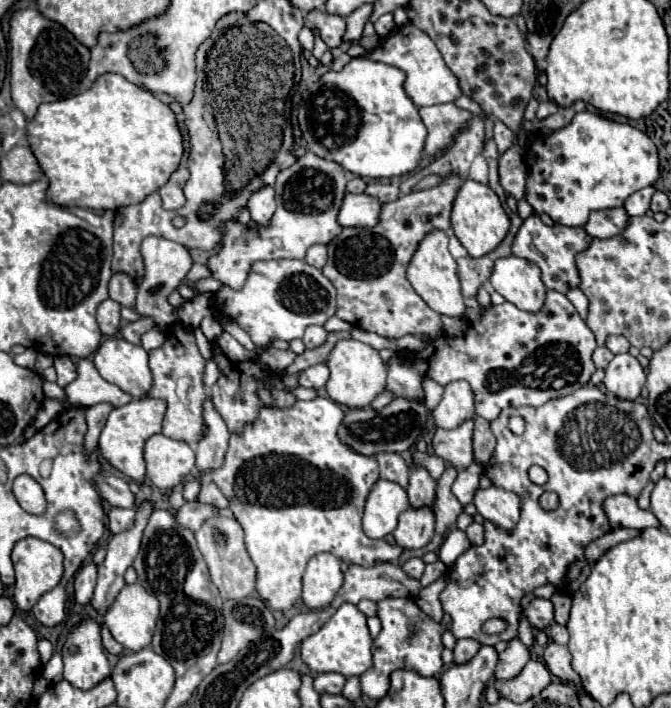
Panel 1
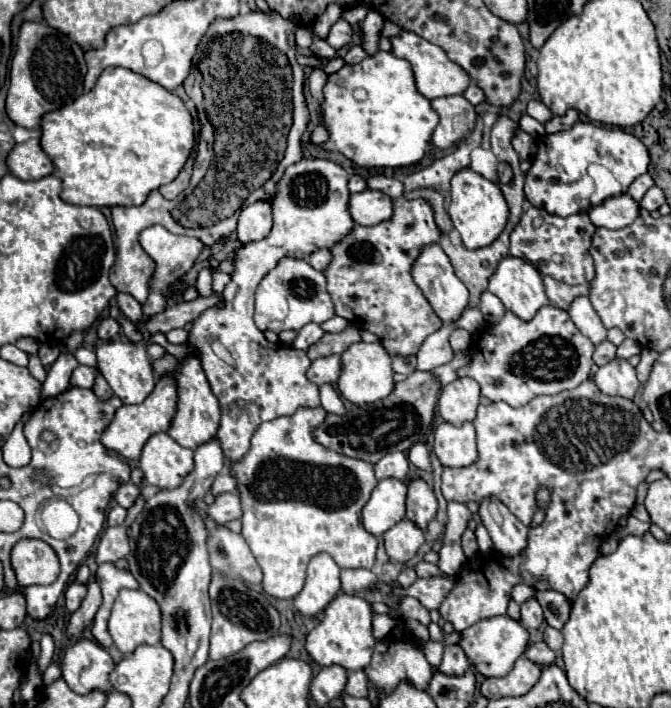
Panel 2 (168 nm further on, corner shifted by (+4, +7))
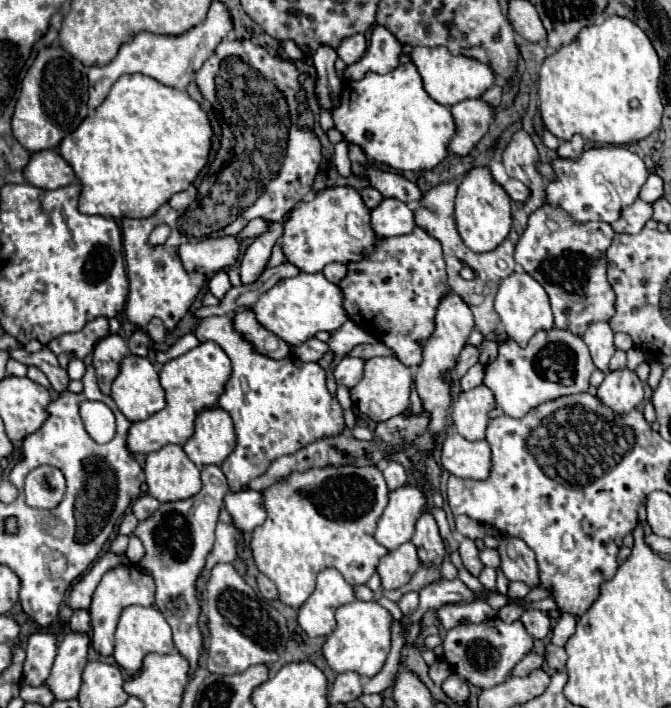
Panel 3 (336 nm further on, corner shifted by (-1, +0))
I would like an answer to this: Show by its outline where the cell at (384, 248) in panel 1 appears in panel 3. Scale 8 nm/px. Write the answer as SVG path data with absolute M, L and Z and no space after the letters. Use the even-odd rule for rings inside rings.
M416 227L412 233L402 237L380 239L374 253L366 255L358 263L348 263L348 275L342 279L340 289L344 293L344 309L348 317L354 323L358 323L362 329L372 333L376 339L386 343L406 367L416 369L422 361L420 341L432 335L436 307L450 293L450 287L446 283L446 265L444 265L442 245L438 239L430 237L420 227Z

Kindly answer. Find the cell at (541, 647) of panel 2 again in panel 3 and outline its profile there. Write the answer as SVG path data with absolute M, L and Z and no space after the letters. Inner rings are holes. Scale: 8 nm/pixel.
M528 653L528 655L526 655L526 657L512 669L510 675L514 675L514 677L524 677L524 675L532 673L534 669L540 669L542 661L544 661L544 657L536 655L536 653Z

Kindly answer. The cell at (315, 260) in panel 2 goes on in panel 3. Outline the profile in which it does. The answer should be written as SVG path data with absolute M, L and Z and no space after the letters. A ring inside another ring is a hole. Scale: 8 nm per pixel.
M330 263L330 265L326 265L324 267L324 277L328 279L328 281L332 281L332 283L340 283L342 279L344 279L344 275L346 275L346 271L348 271L348 267L346 265L342 265L342 263Z

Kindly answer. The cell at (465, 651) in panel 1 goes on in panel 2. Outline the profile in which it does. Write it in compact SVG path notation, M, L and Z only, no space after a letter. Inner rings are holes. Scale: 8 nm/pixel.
M449 644L449 646L445 646L443 662L441 662L439 670L441 670L443 674L449 674L449 676L459 676L459 674L463 674L467 668L469 668L469 660L467 660L467 654L463 652L463 648L461 648L459 644Z

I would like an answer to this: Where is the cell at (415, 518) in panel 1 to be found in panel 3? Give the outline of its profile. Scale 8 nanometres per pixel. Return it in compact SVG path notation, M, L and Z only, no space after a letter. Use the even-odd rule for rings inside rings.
M404 543L396 551L390 551L384 559L380 559L376 571L380 575L382 589L400 589L412 579L418 567L420 559L416 547L412 543Z

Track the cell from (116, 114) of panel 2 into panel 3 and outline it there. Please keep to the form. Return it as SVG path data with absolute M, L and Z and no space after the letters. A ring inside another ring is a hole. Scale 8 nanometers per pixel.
M122 75L110 89L104 103L88 115L80 127L60 143L60 155L72 165L82 183L78 209L88 215L102 215L110 219L146 219L158 207L168 203L174 193L186 191L196 181L208 153L212 149L210 119L186 91L166 87L148 75Z

